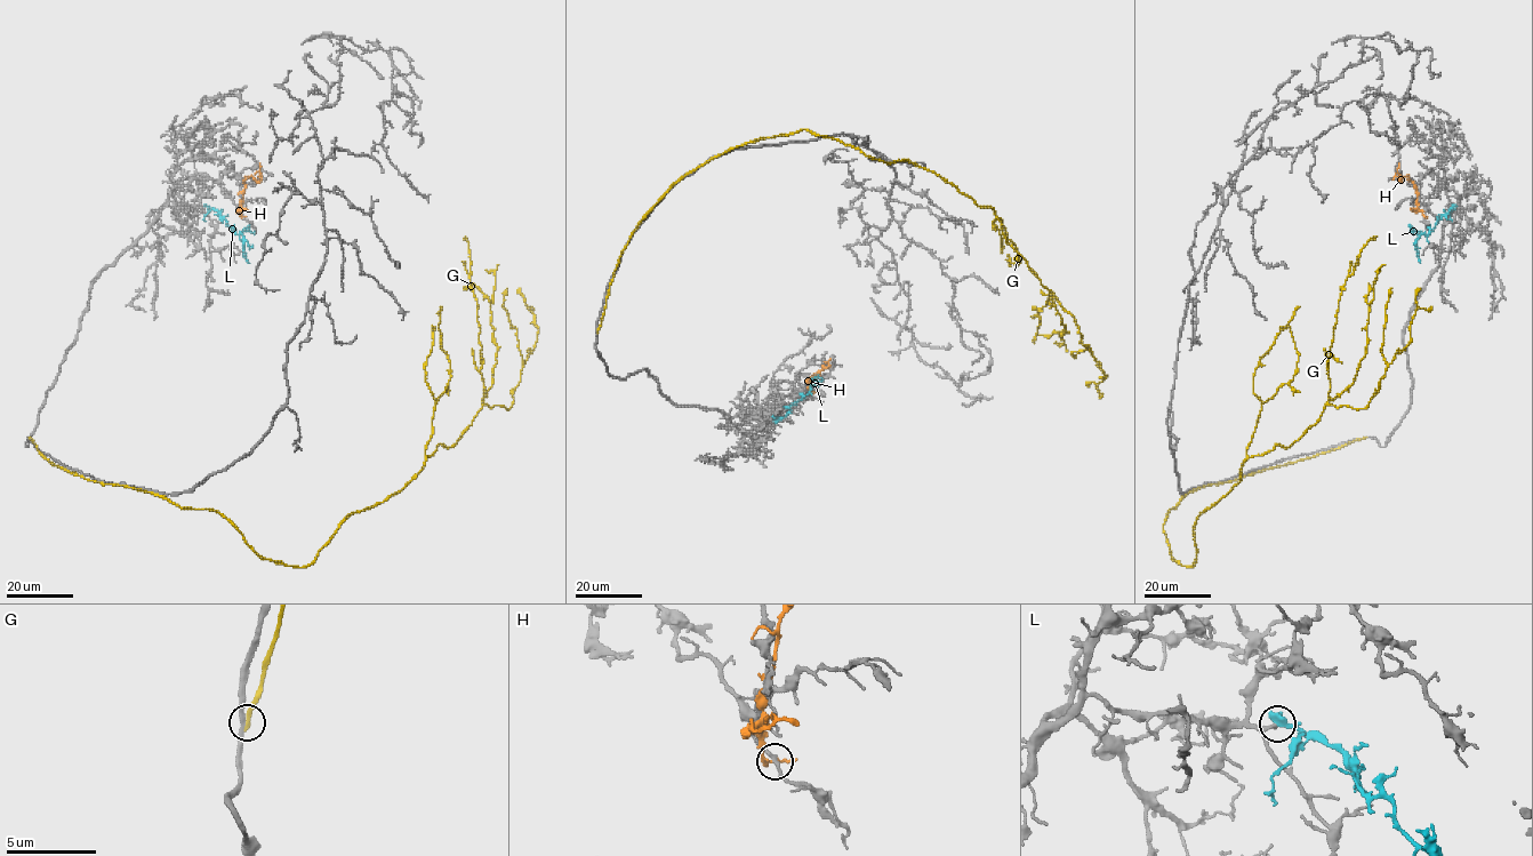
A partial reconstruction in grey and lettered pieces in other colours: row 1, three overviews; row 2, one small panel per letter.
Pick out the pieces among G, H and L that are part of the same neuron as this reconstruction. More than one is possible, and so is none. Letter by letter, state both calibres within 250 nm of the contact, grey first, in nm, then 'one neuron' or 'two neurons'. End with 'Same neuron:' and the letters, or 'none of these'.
G: 240/240 nm | two neurons
H: 190/180 nm | two neurons
L: 160/400 nm | one neuron
Same neuron: L

